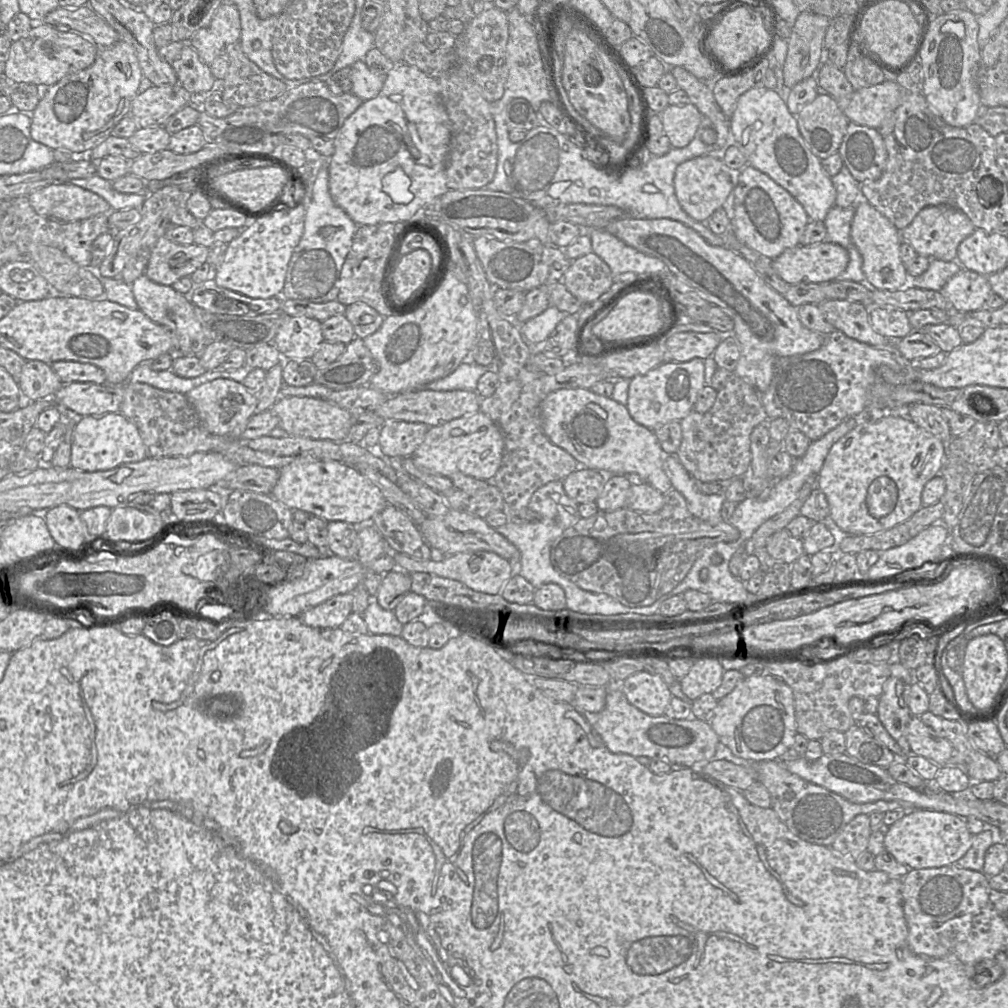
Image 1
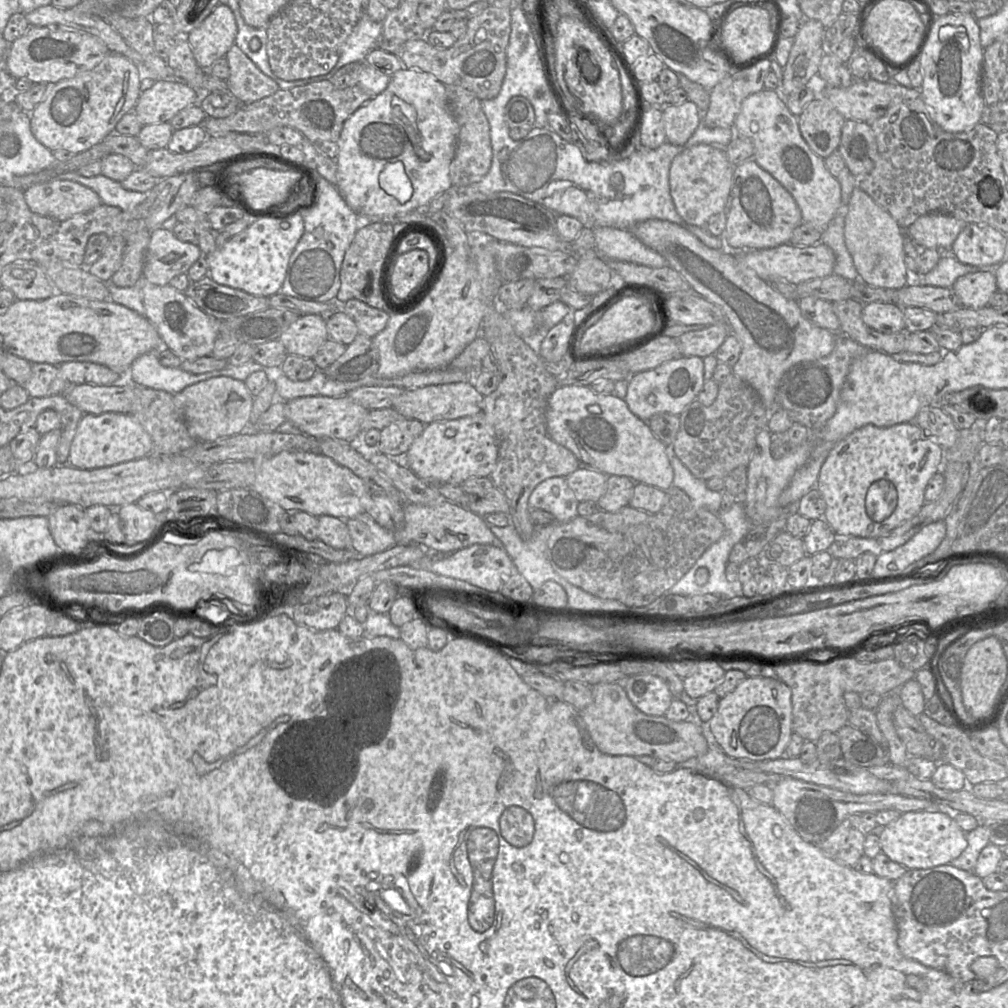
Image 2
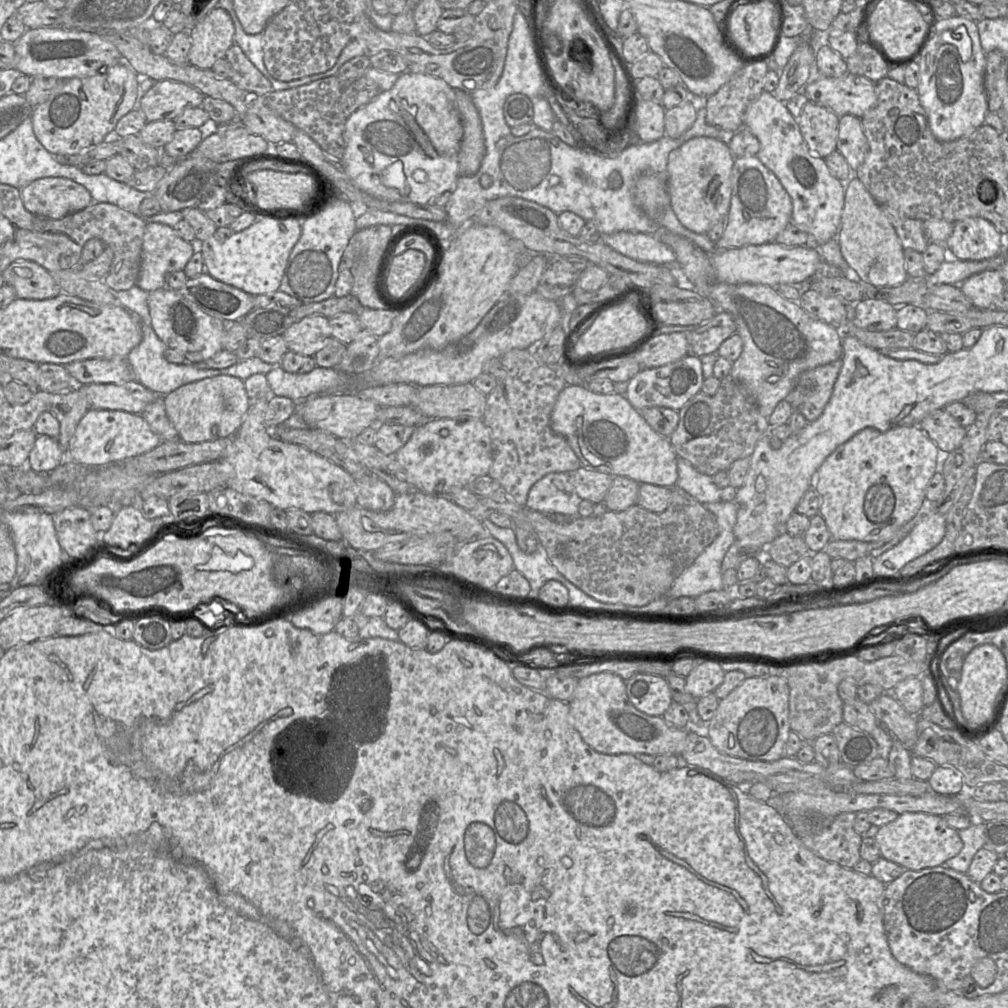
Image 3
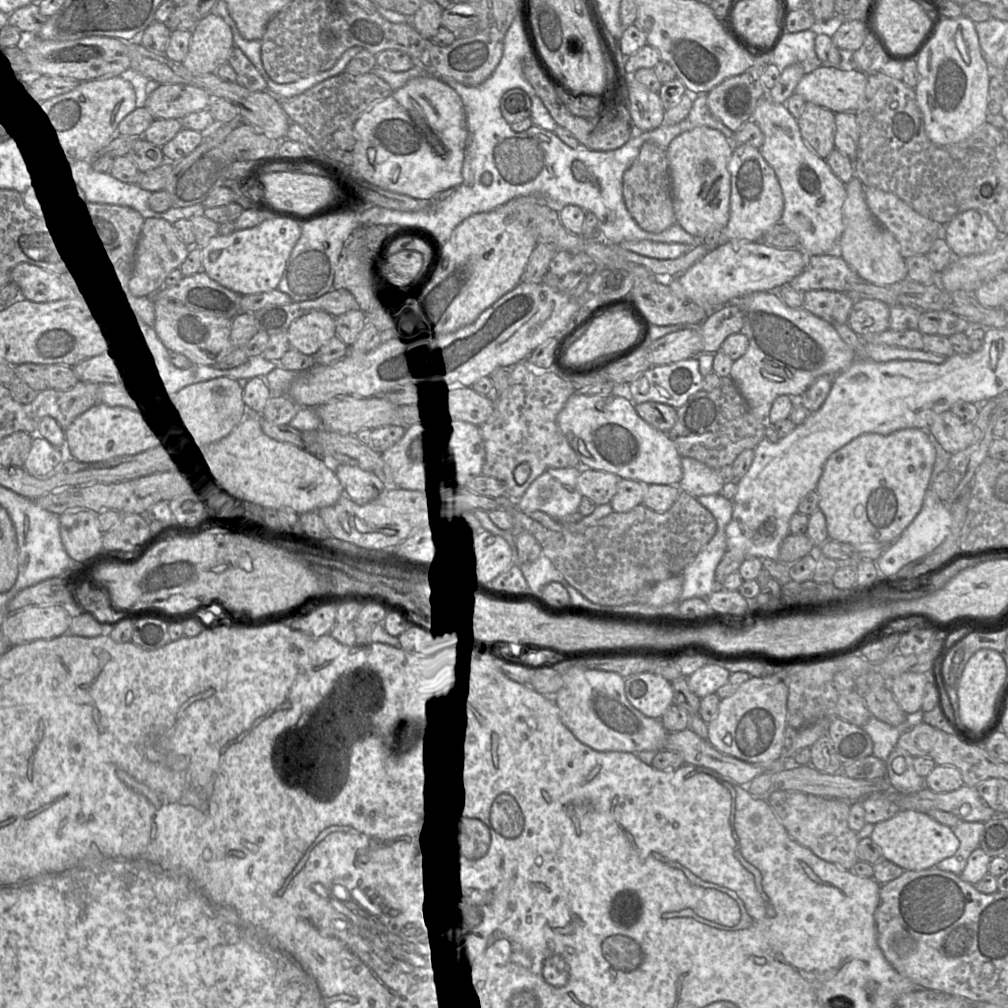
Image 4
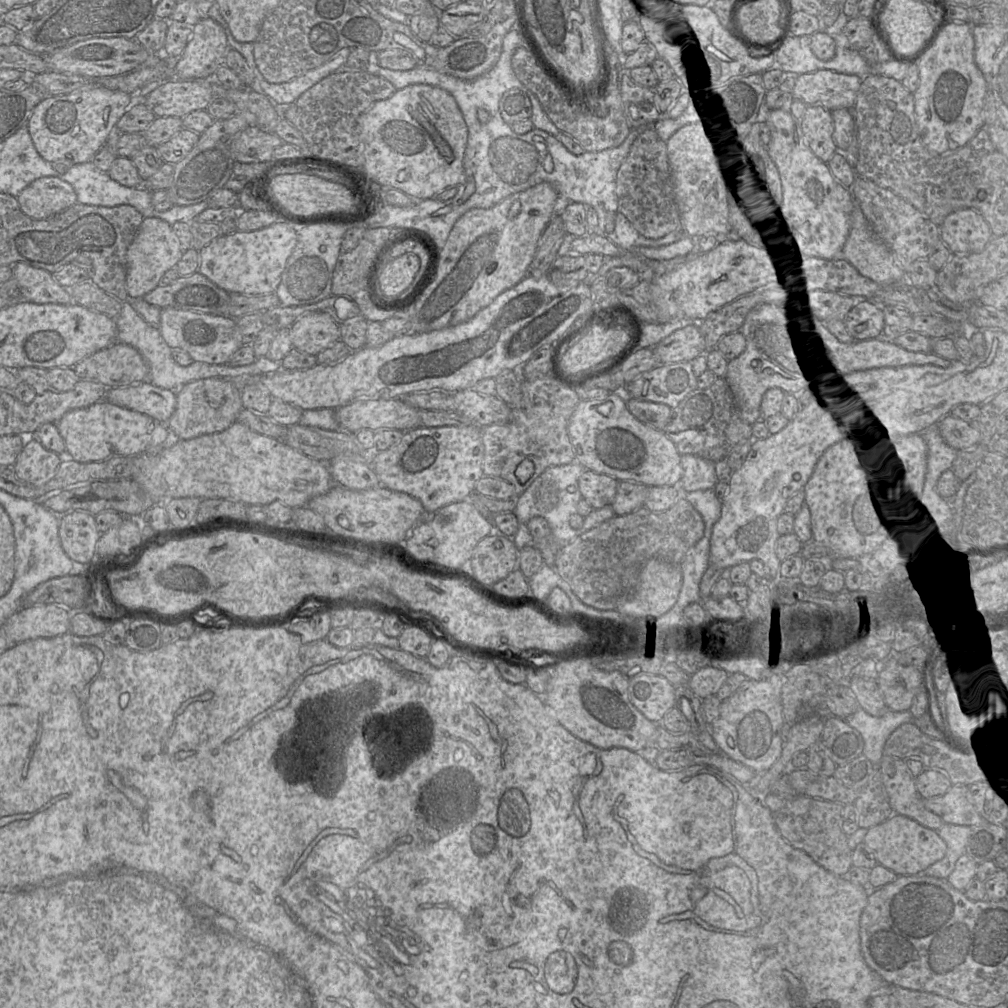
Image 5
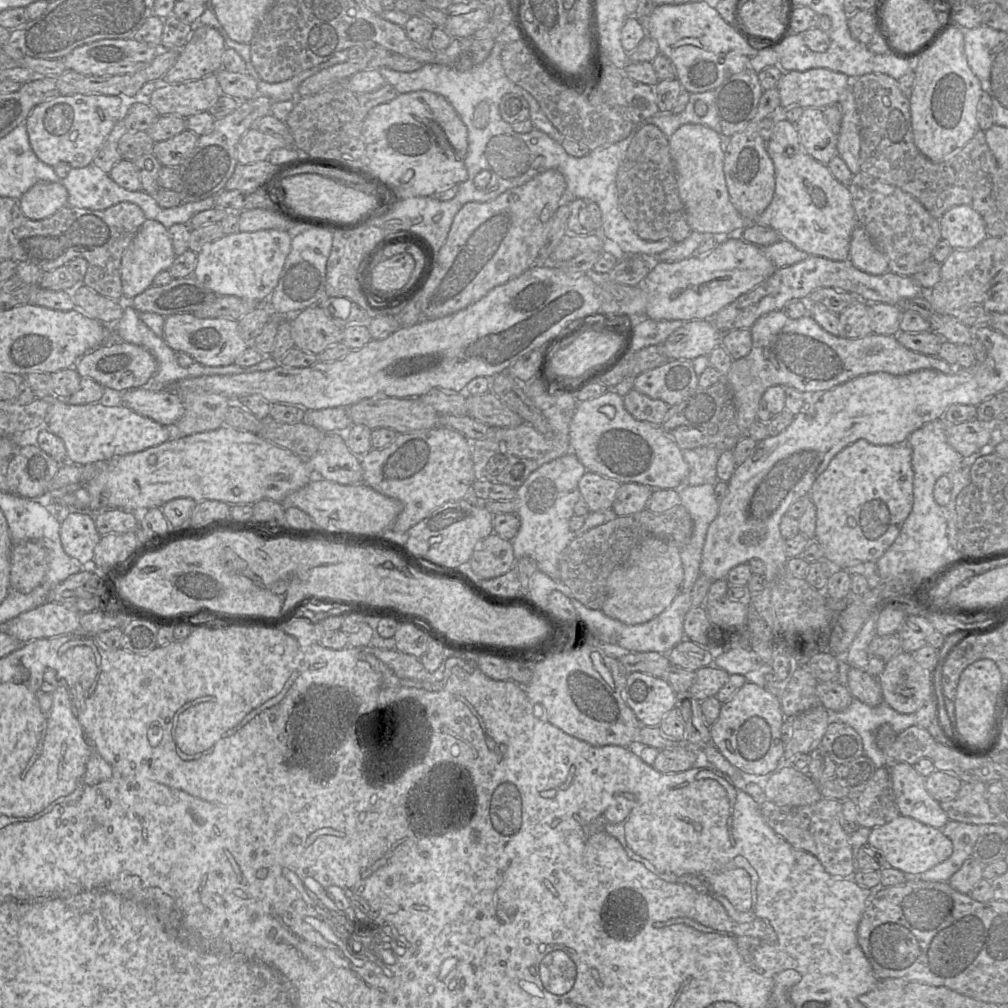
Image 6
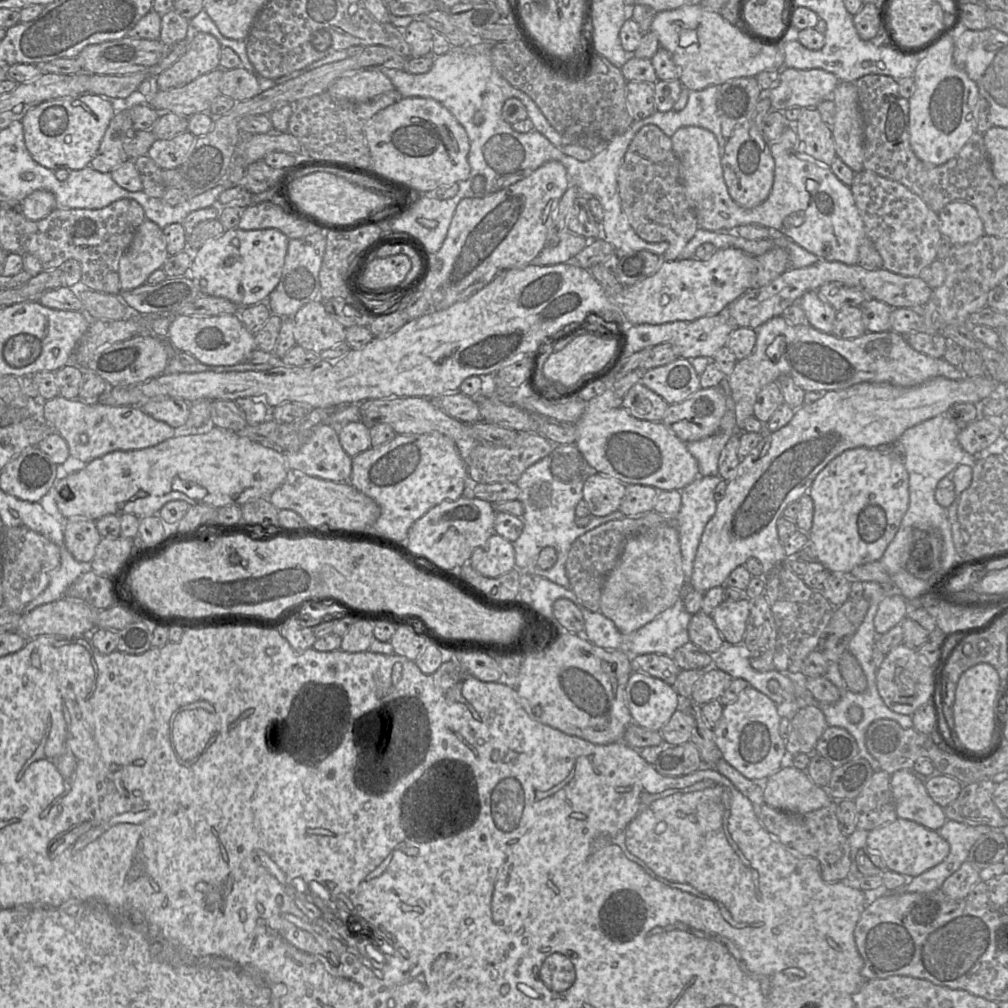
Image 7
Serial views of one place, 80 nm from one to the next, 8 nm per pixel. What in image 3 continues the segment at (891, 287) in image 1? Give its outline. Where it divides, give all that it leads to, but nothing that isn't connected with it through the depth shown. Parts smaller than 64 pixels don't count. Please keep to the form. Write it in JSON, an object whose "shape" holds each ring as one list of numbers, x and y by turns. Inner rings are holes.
{"shape":[[854,175,845,183,845,203,839,230,841,253,862,281,875,287,895,287,908,278,904,248,893,225,863,183]]}

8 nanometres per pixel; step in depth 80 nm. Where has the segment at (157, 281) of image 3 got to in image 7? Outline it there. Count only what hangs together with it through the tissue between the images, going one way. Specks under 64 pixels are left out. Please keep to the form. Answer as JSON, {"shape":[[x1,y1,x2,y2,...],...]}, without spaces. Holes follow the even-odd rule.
{"shape":[[145,219,120,258,121,291,129,291,145,284,155,270,162,268,169,256,163,229]]}

